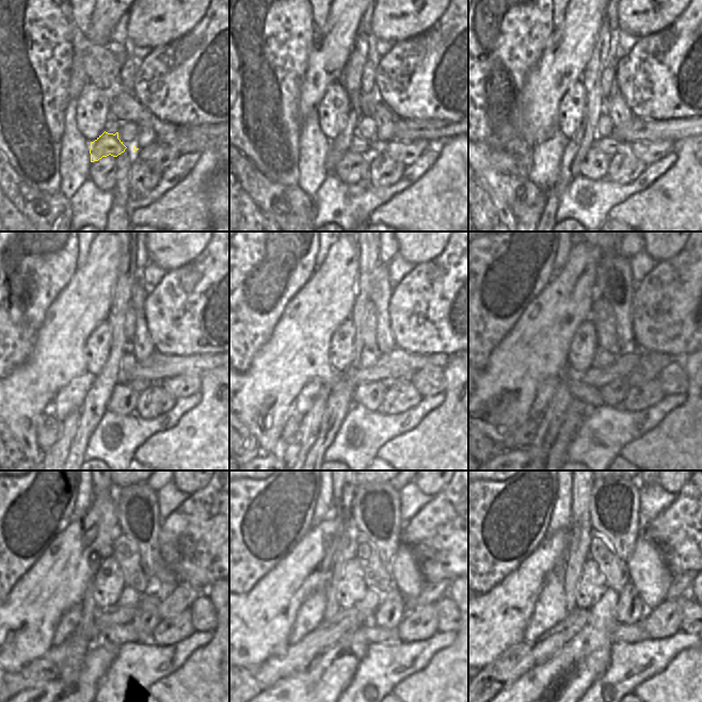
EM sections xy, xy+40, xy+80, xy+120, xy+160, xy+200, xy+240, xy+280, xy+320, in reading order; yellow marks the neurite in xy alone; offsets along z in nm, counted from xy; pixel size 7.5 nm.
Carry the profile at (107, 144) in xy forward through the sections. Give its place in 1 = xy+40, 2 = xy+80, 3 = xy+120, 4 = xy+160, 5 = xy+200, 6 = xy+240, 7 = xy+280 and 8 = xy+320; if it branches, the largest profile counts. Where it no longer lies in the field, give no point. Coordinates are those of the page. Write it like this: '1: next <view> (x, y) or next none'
1: next xy+40 (359, 146)
2: next xy+80 (609, 145)
3: next xy+120 (138, 385)
4: next xy+160 (405, 379)
5: next xy+200 (651, 364)
6: next xy+240 (181, 599)
7: next xy+280 (431, 592)
8: next xy+320 (681, 584)

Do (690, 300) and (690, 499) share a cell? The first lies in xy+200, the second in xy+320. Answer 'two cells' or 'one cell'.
one cell

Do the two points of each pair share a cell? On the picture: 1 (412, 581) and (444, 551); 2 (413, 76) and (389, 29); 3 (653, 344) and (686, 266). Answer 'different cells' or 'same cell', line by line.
1: different cells
2: different cells
3: same cell

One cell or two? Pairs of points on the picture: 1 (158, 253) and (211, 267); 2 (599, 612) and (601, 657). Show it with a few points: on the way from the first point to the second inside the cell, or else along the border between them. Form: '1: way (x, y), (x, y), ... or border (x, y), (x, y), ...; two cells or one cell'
1: border (207, 244), (191, 260), (168, 271); two cells
2: way (599, 623), (599, 647); one cell

